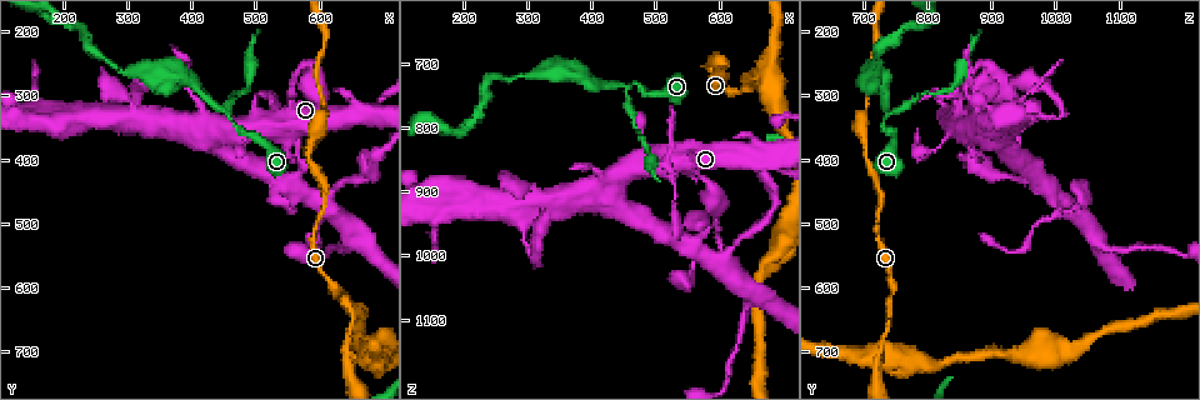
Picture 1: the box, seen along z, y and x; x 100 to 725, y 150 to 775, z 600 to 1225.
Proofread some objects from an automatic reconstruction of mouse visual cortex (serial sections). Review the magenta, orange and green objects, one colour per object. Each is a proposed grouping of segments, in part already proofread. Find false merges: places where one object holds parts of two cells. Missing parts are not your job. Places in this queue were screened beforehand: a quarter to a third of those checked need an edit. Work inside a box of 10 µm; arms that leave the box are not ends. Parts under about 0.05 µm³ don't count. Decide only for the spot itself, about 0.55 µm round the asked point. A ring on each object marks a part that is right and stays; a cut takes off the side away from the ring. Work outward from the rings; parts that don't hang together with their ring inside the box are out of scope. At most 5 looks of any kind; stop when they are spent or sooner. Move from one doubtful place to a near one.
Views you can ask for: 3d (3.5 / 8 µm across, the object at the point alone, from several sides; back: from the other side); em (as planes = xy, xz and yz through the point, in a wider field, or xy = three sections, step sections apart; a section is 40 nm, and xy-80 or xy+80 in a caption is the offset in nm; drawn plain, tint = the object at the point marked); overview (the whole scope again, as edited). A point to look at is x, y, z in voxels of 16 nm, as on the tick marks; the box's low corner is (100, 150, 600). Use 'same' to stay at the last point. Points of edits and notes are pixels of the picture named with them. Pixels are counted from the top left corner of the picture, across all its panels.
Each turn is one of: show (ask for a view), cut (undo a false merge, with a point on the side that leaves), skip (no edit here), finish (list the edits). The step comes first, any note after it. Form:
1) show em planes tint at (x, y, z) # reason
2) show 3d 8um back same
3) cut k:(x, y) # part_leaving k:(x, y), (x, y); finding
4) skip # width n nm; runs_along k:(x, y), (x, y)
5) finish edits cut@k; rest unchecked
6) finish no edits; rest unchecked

show 3d 3.5um at (460, 330, 740)

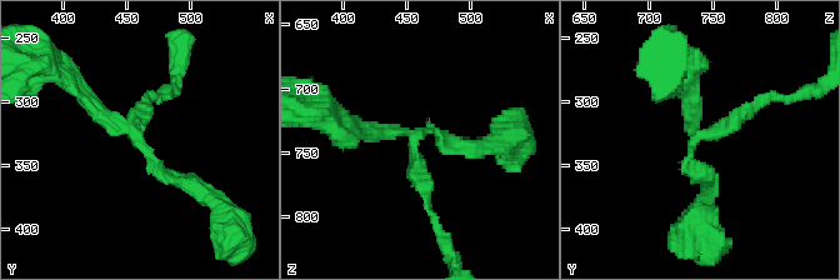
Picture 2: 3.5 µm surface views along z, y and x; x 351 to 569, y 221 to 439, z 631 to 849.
skip # runs_along 2:(191, 184), (164, 176), (69, 80); continuous, no second cell

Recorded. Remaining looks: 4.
show 3d 3.5um back at (660, 705, 730) # looks like a crossing

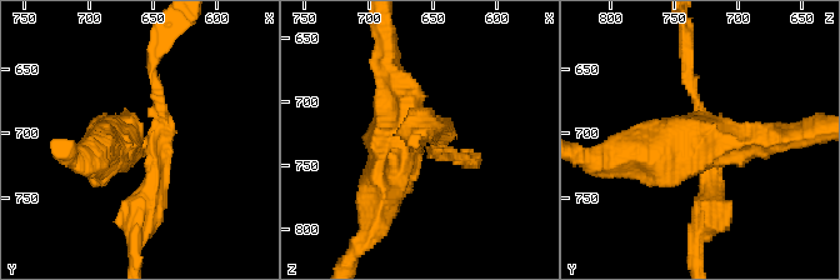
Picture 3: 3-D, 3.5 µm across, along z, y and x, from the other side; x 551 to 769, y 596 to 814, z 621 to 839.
show em xy step 3 tint same # now the EM

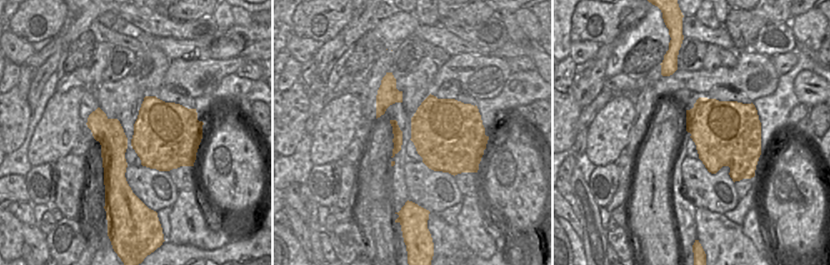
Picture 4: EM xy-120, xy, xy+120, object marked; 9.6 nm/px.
cut 3:(723, 121) # arms 4; part_leaving 3:(704, 141), (666, 141), (605, 160); a second cell is stuck on

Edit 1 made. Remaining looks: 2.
finish edits cut@3; rest unchecked

